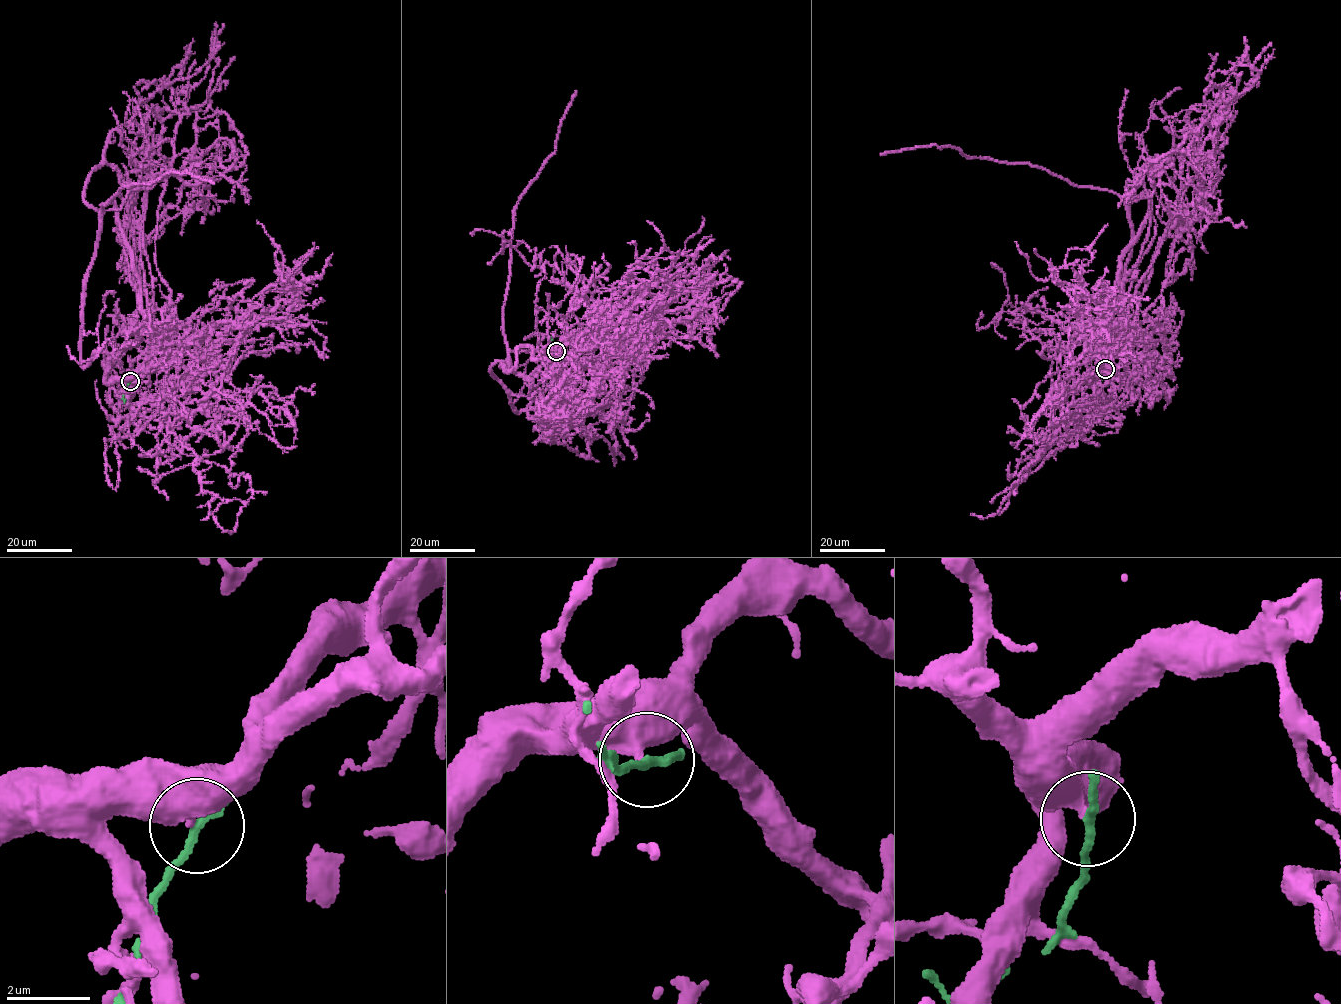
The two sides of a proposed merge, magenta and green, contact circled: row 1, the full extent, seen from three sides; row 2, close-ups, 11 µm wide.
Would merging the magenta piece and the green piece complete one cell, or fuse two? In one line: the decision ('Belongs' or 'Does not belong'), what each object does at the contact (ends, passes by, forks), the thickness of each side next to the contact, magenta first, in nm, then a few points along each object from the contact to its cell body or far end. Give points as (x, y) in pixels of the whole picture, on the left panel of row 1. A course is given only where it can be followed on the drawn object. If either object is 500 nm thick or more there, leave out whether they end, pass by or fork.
Does not belong. Thickness 500 nm (magenta) against 190 nm. Course of magenta: (129, 381), (160, 347), (117, 209), (109, 203), (101, 214), (101, 206), (124, 185), (169, 172), (215, 183). Course of green: (129, 381), (122, 397), (125, 402)

